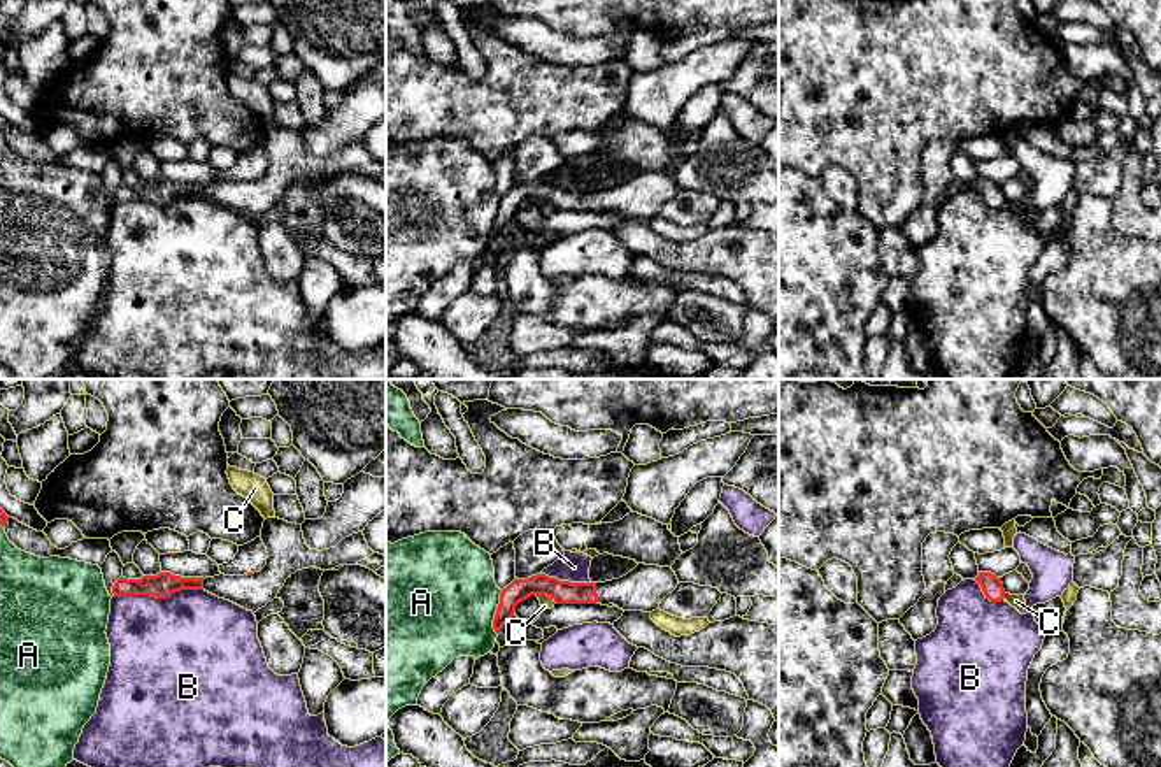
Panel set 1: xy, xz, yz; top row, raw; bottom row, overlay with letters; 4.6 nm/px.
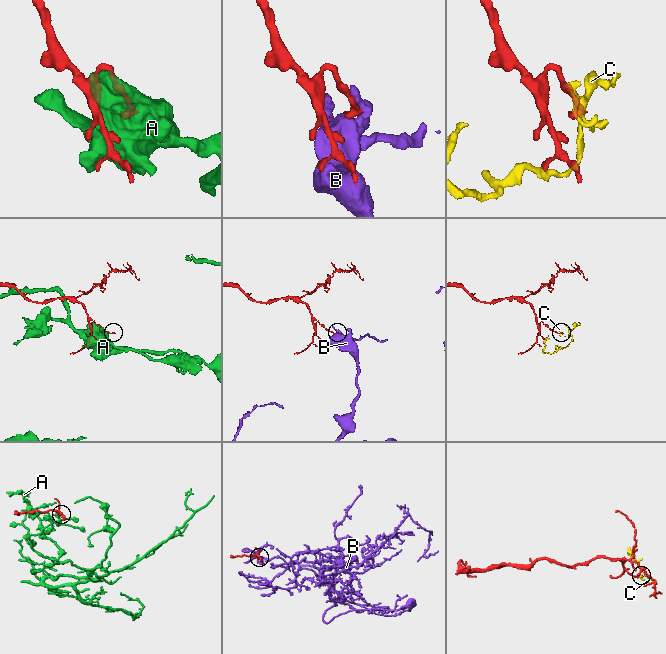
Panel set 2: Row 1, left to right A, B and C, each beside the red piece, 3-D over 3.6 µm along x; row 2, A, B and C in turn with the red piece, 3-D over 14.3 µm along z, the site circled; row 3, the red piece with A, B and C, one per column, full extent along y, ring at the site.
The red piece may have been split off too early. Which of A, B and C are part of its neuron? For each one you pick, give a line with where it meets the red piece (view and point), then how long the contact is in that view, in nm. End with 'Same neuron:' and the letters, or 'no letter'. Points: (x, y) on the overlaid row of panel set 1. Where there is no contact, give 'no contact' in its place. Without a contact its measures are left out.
Same neuron: no letter

